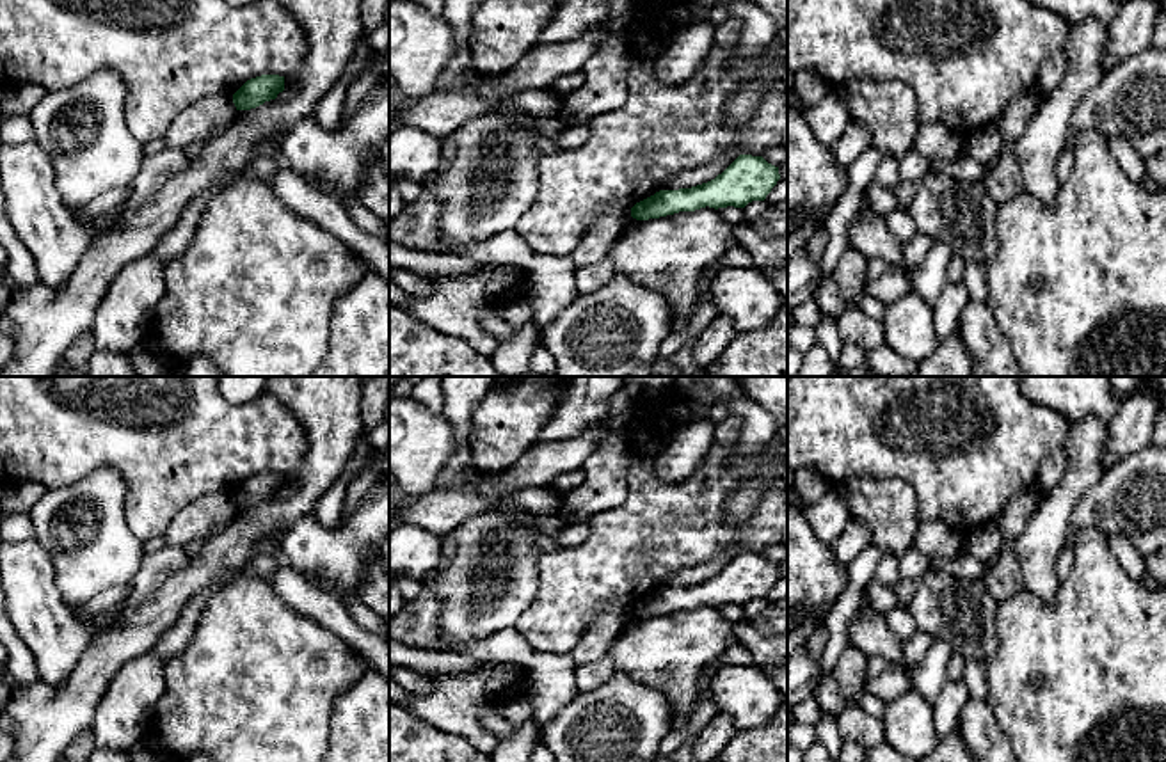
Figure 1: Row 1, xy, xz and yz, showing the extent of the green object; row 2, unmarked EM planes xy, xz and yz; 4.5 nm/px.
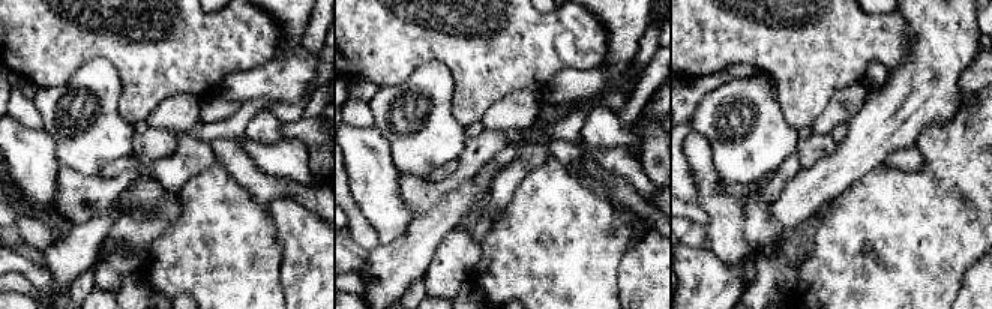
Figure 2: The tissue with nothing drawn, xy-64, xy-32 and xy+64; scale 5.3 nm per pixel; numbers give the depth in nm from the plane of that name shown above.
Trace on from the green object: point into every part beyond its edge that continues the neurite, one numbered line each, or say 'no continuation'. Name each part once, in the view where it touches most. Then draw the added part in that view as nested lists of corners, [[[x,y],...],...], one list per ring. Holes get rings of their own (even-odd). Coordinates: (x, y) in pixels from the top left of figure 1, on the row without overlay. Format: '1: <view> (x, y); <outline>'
no continuation

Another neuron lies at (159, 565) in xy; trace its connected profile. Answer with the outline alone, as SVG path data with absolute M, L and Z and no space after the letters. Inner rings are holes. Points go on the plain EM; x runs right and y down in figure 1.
M164 545L144 556L144 561L133 579L133 591L124 602L124 609L144 602L174 574L187 567L190 556L183 545Z

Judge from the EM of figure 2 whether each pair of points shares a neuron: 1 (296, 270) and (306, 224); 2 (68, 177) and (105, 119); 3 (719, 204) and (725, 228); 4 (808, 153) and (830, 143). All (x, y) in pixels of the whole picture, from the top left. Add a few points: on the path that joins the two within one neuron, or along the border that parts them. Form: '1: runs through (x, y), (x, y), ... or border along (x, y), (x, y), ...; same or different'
1: runs through (306, 258), (306, 236); same
2: border along (60, 165), (81, 174), (96, 176); different
3: runs through (724, 210), (725, 222); same
4: runs through (814, 147), (824, 144); same

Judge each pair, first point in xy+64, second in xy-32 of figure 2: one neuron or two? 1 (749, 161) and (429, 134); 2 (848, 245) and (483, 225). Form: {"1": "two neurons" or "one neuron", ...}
{"1": "one neuron", "2": "two neurons"}

